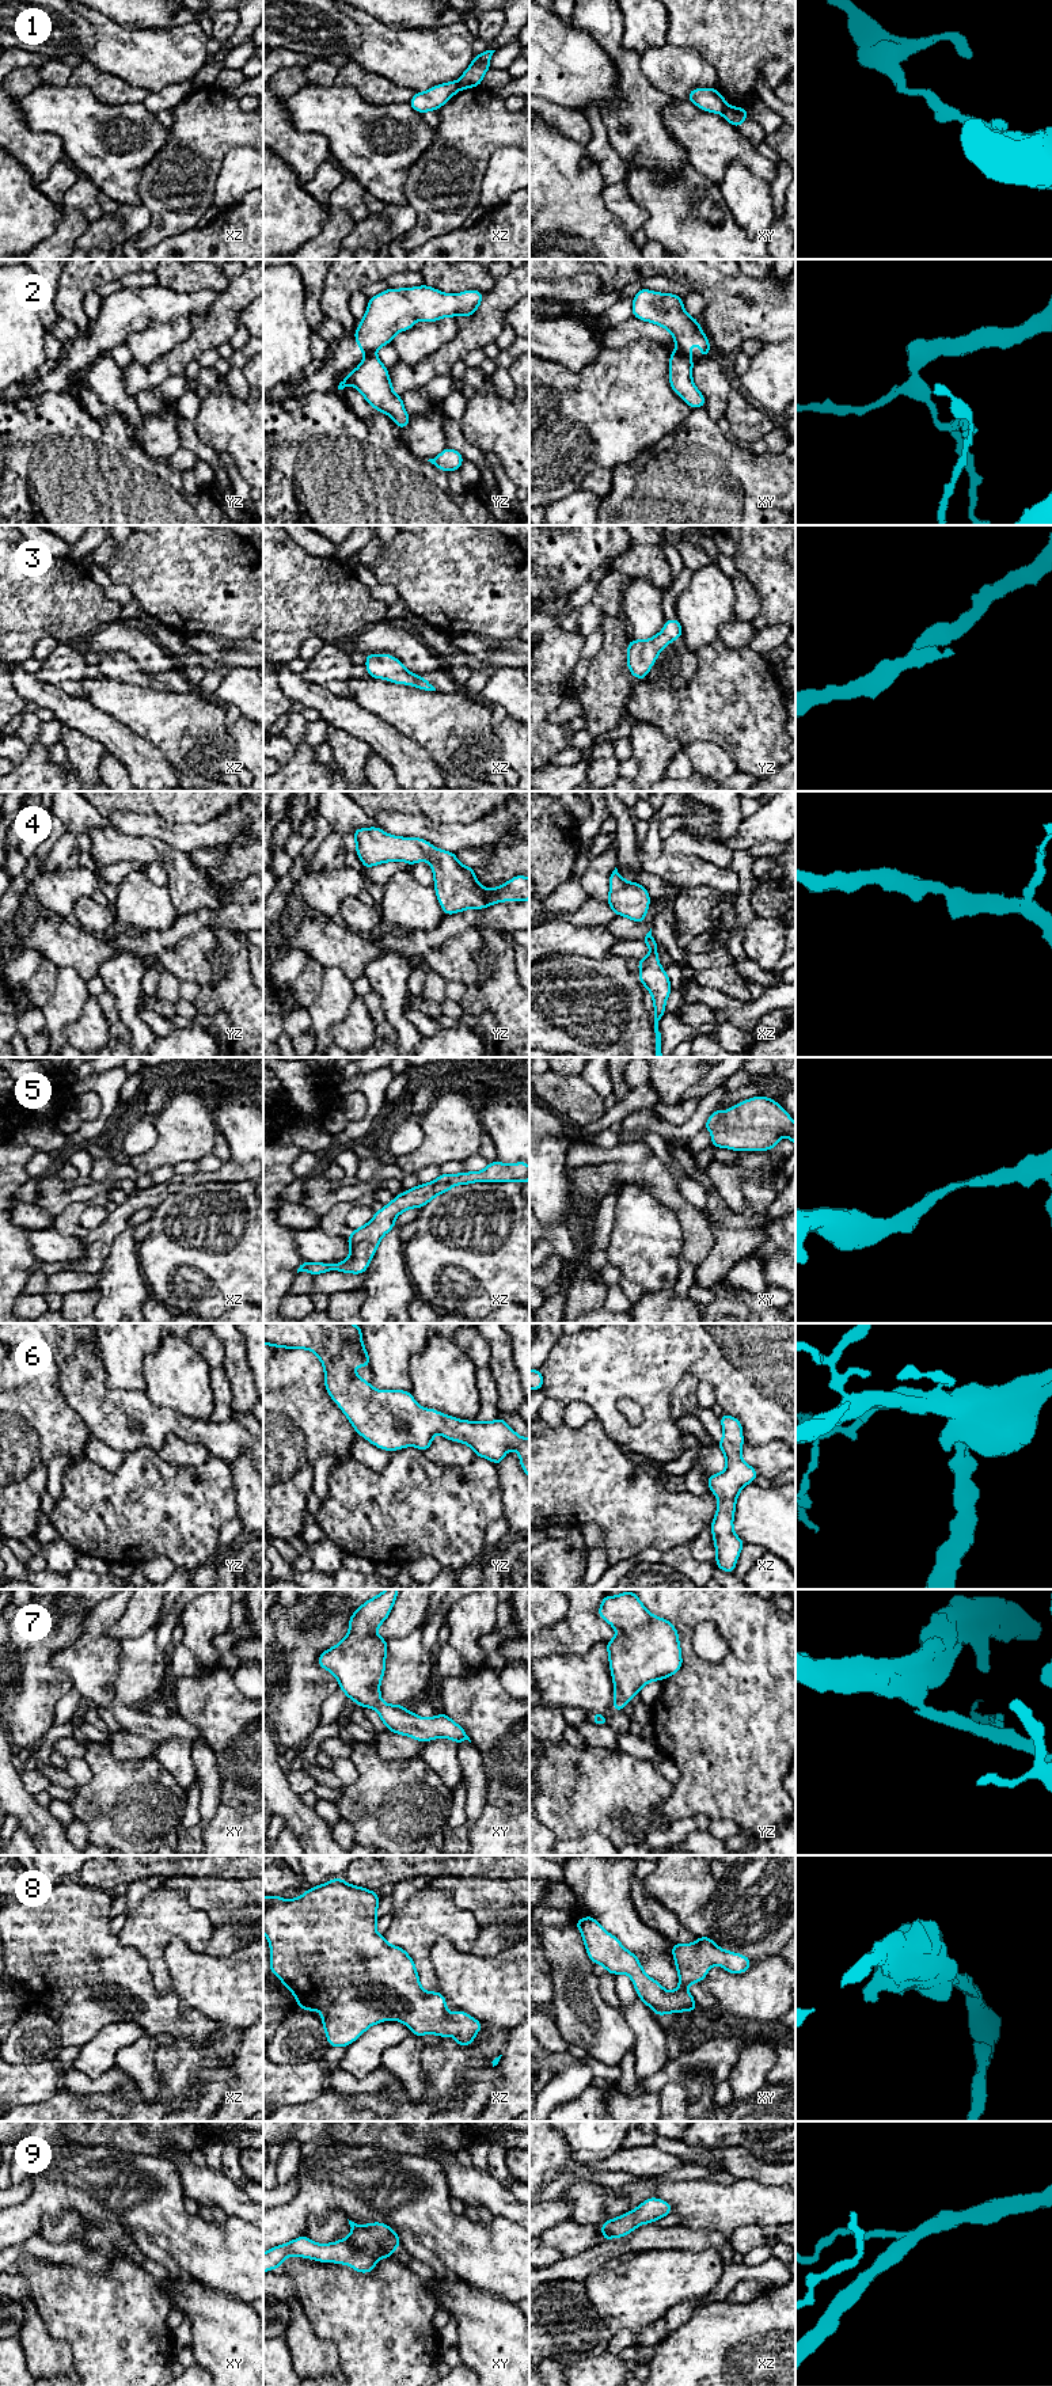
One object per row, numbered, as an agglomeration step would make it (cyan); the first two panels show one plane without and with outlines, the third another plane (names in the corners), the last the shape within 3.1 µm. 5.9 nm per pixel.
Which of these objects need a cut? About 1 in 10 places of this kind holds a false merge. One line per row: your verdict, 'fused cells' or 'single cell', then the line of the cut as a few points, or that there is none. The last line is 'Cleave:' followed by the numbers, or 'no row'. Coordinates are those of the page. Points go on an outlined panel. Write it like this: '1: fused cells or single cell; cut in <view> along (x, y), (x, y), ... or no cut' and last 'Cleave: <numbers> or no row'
1: fused cells; cut in xz along (458, 82), (459, 90)
2: fused cells; cut in xy along (676, 348), (688, 357)
3: single cell; no cut
4: single cell; no cut
5: single cell; no cut
6: single cell; no cut
7: single cell; no cut
8: single cell; no cut
9: single cell; no cut
Cleave: 1, 2

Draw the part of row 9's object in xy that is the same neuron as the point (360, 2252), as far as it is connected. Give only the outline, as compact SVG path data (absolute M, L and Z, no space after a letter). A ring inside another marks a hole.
M347 2219L349 2220L349 2219ZM349 2220L352 2234L333 2243L315 2243L307 2235L278 2245L263 2253L263 2272L280 2268L288 2256L320 2262L346 2264L360 2273L372 2272L379 2258L392 2257L402 2245L398 2234L380 2222L356 2224Z

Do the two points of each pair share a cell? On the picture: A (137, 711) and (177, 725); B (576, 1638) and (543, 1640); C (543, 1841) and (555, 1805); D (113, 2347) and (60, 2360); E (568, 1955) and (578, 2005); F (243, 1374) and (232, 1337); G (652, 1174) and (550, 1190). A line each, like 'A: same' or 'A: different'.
A: same
B: same
C: different
D: different
E: same
F: same
G: different

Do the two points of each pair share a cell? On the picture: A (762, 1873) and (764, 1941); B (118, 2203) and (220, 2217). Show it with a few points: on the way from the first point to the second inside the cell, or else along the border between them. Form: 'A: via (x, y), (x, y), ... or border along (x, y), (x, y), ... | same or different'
A: via (763, 1889), (763, 1925) | same
B: border along (197, 2214), (211, 2222), (224, 2222), (227, 2219) | different

